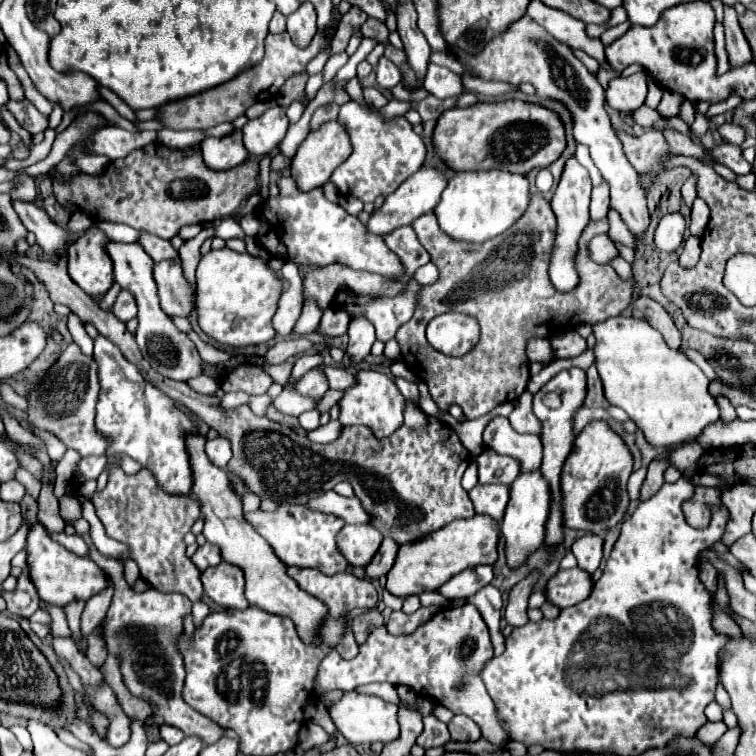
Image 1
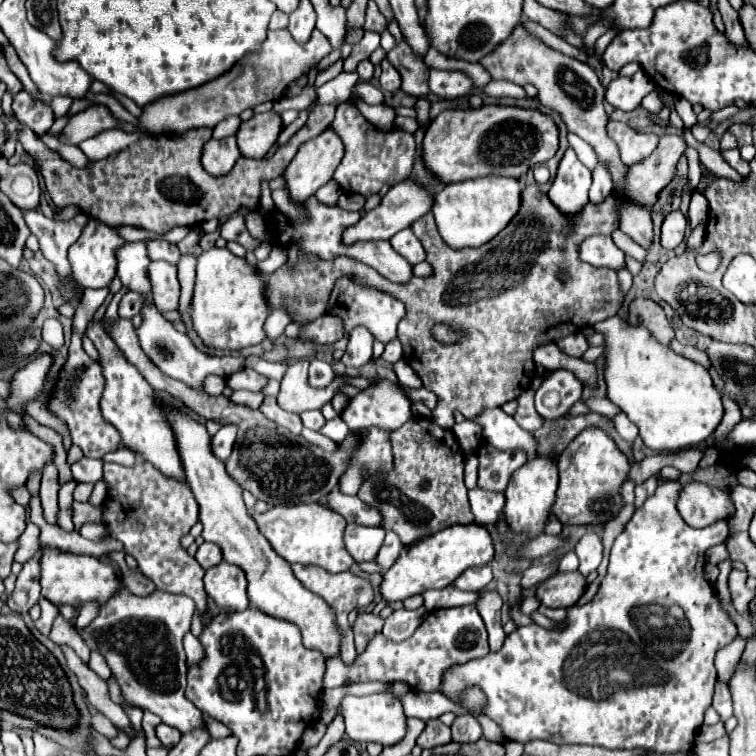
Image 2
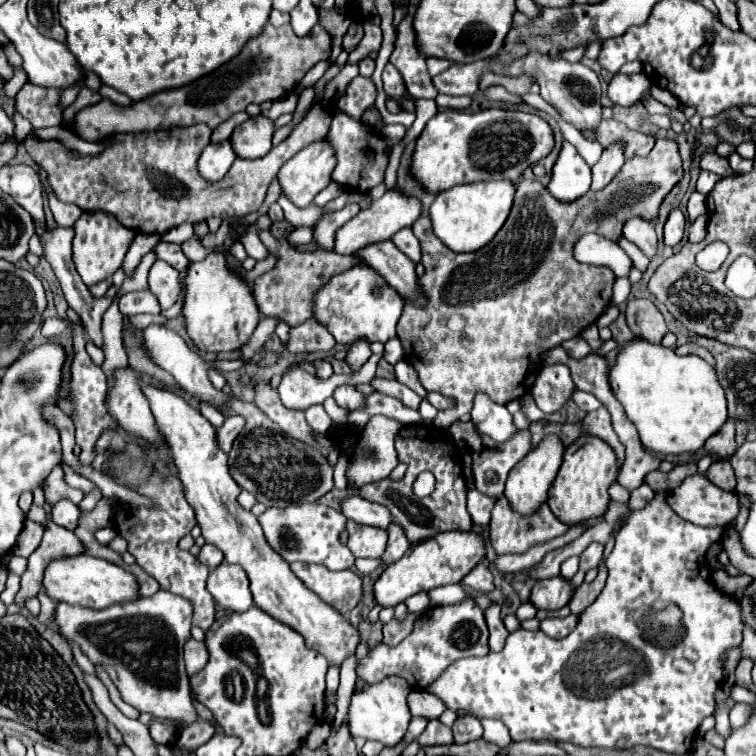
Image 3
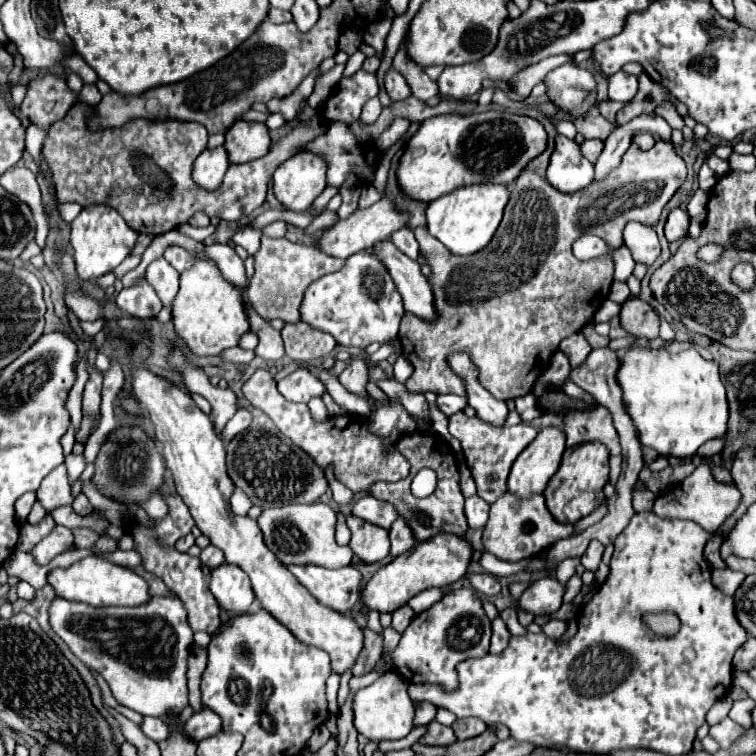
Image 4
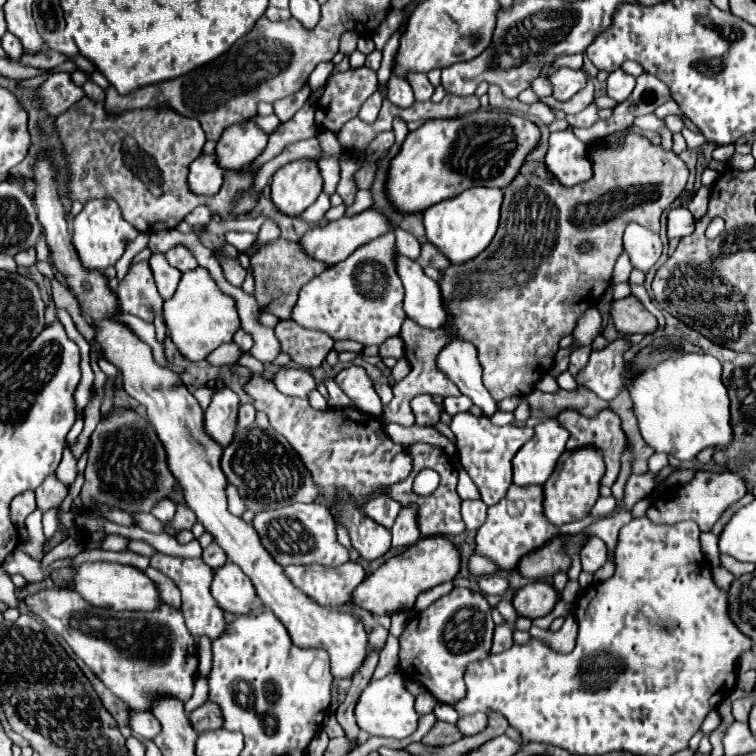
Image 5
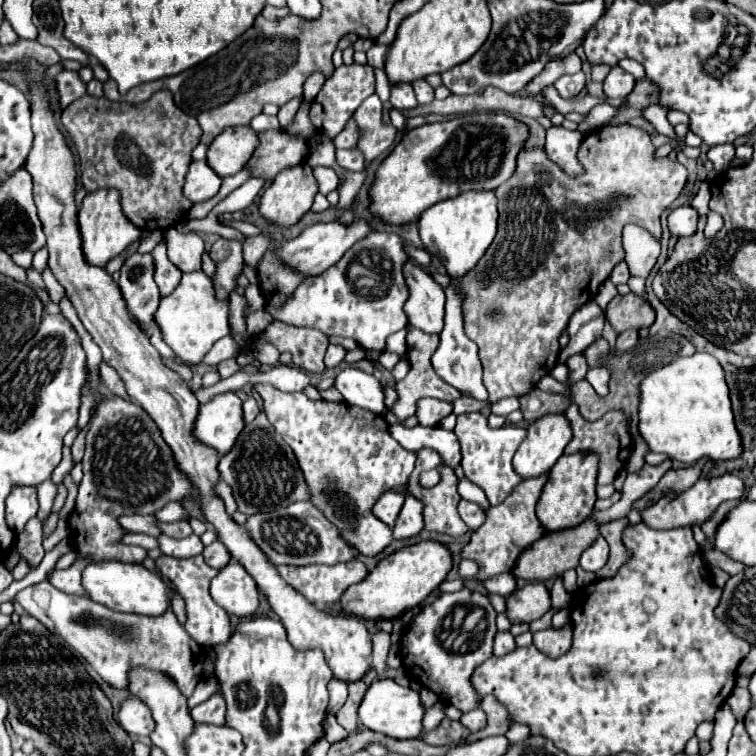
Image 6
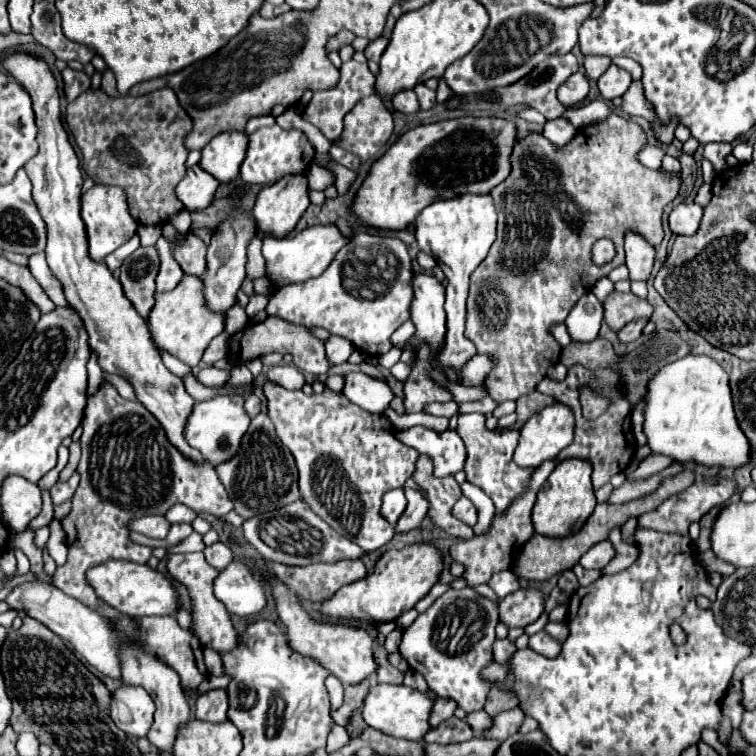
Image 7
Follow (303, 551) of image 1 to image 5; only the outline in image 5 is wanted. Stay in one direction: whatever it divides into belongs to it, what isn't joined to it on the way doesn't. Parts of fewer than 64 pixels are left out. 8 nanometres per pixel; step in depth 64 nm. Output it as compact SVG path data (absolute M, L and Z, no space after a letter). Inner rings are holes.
M320 502L310 504L292 504L280 510L260 512L252 520L254 530L260 536L262 546L280 566L290 564L322 564L322 566L340 566L350 560L348 550L336 540L336 526L328 506Z

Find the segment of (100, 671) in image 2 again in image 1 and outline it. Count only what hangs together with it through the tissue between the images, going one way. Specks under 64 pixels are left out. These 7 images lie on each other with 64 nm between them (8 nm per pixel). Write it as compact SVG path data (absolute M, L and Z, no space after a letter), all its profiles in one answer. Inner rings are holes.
M96 630L88 638L88 652L86 652L86 656L88 656L88 660L92 662L94 668L102 670L102 666L106 662L106 654L104 654L104 644L102 644L100 636L96 634Z

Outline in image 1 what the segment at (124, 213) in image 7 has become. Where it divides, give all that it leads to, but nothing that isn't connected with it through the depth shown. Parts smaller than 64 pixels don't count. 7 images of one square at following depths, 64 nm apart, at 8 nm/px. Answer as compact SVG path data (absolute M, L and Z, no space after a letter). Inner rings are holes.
M94 224L94 226L88 228L88 232L84 232L84 236L80 236L68 248L68 274L90 296L94 296L94 294L106 294L108 288L114 284L112 260L110 260L110 256L106 252L106 244L108 242L110 242L110 238L106 234L102 234L102 230Z

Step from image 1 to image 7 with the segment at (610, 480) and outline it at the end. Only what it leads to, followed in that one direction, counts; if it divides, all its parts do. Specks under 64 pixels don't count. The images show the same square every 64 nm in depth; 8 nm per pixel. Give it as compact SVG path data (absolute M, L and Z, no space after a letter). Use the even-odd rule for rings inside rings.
M564 460L556 464L544 486L538 490L536 504L532 508L532 524L536 534L546 538L566 538L580 532L596 506L596 496L590 482L592 468L588 460Z

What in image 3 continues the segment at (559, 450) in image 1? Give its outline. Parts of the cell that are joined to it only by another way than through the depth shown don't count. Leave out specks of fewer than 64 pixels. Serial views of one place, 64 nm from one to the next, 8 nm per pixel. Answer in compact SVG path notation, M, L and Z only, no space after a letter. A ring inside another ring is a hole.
M550 364L540 370L530 392L542 412L556 412L566 400L570 400L572 390L570 368L566 364Z

